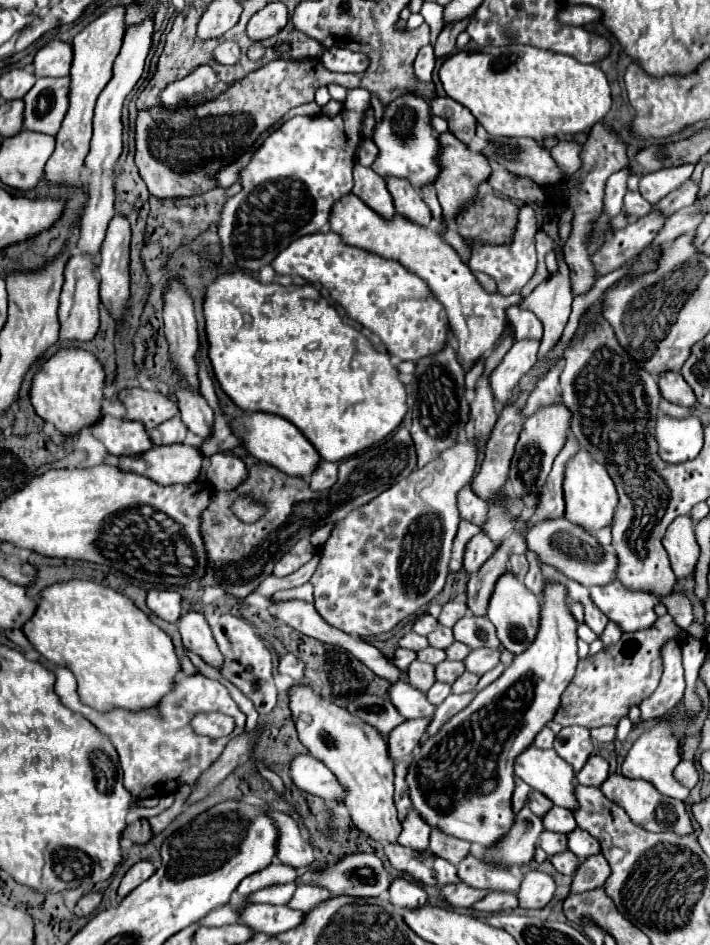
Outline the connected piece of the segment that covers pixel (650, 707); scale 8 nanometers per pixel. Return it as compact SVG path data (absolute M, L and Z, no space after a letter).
M670 640L666 642L666 646L662 646L662 664L664 664L664 672L660 678L660 686L650 694L650 698L644 698L638 704L642 722L660 718L682 700L686 684L684 684L682 652L676 640Z

